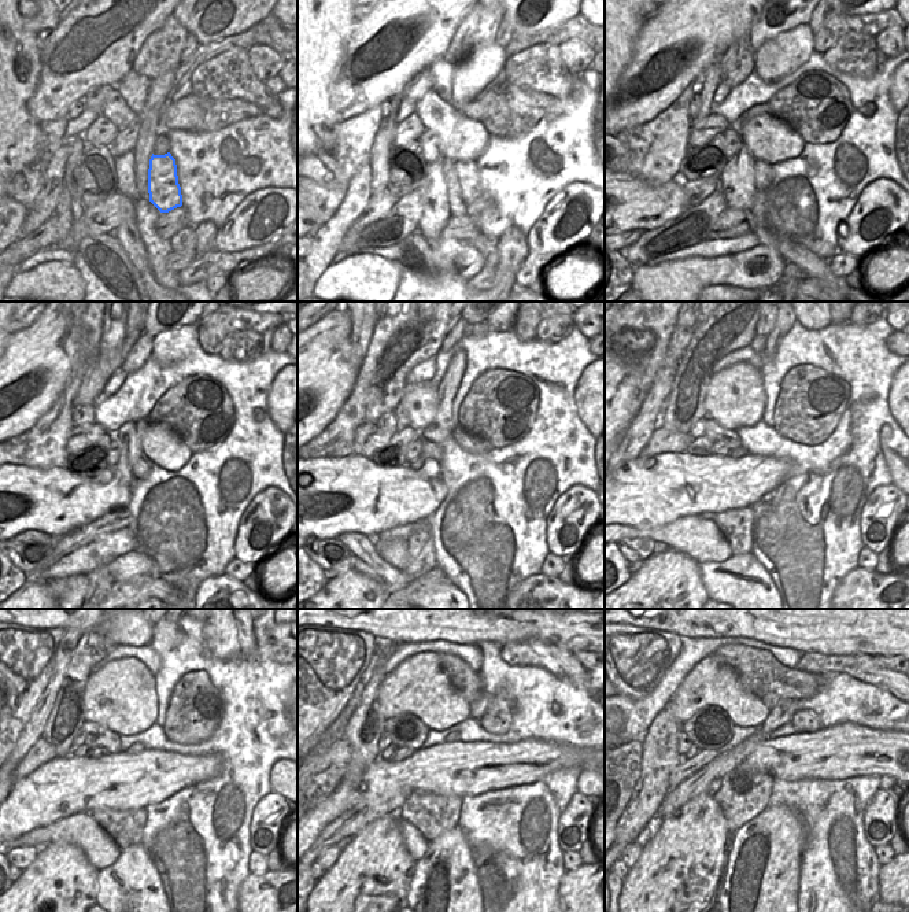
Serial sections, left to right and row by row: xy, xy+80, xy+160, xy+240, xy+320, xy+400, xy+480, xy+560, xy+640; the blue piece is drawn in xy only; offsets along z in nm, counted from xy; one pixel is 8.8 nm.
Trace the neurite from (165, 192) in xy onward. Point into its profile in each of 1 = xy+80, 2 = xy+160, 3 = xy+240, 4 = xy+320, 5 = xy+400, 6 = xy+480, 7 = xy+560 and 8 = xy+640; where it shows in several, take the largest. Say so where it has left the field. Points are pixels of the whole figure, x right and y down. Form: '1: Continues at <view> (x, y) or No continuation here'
1: Continues at xy+80 (468, 176)
2: Continues at xy+160 (762, 172)
3: Continues at xy+240 (140, 469)
4: Continues at xy+320 (429, 450)
5: Continues at xy+400 (713, 431)
6: Continues at xy+480 (96, 735)
7: Continues at xy+560 (406, 730)
8: Continues at xy+640 (710, 727)

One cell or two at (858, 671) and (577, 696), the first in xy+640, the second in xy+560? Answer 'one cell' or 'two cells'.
two cells

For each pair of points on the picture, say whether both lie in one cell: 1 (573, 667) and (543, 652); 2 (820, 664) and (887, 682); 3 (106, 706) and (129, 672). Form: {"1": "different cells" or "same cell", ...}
{"1": "same cell", "2": "same cell", "3": "same cell"}

